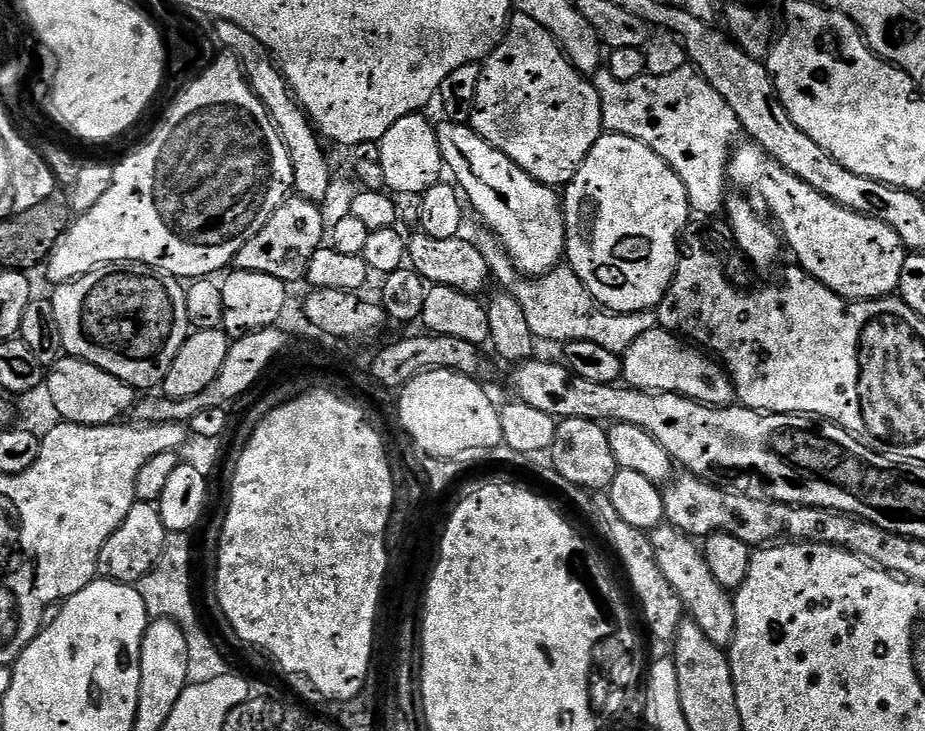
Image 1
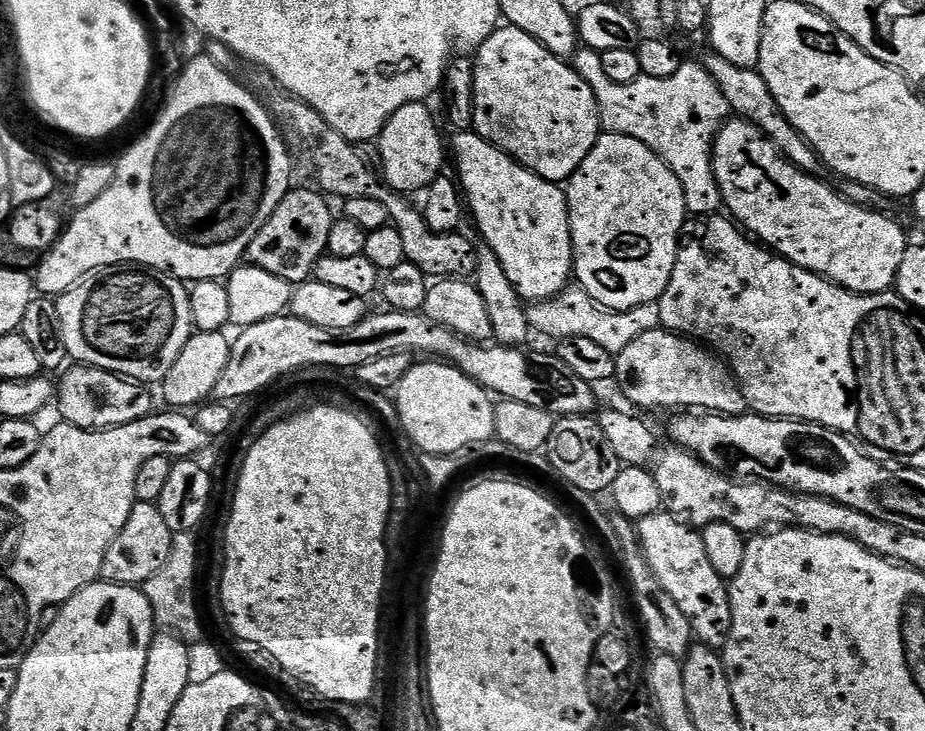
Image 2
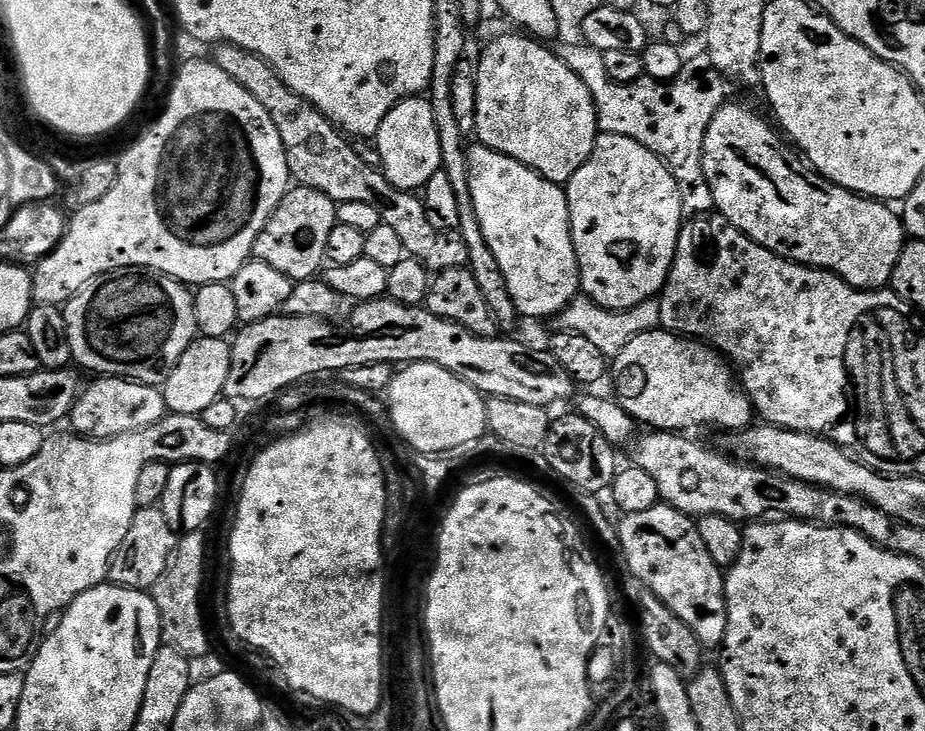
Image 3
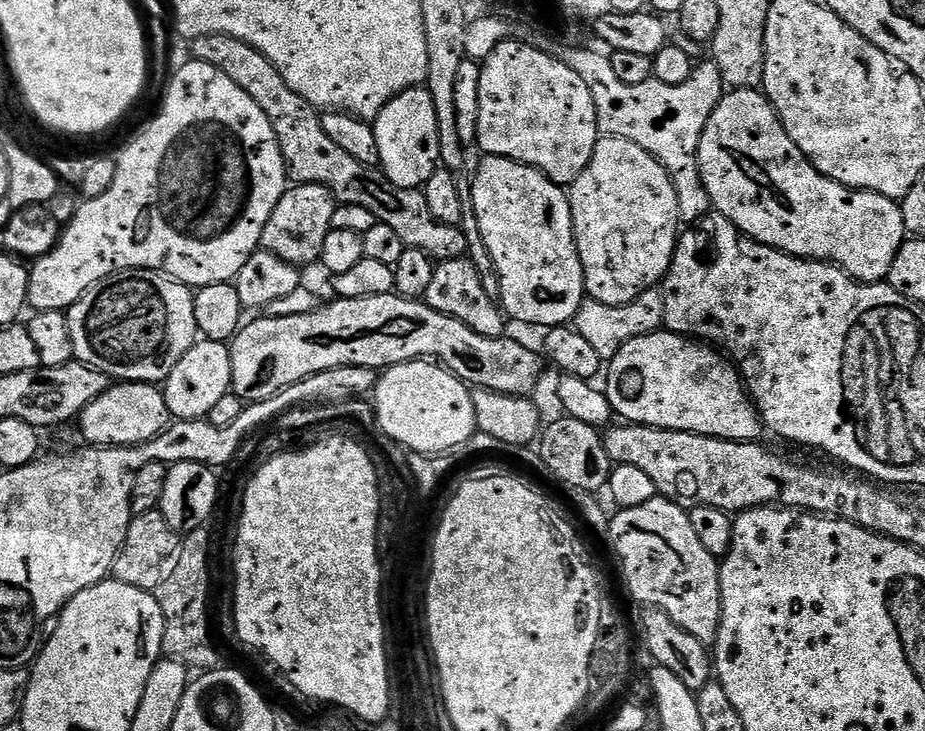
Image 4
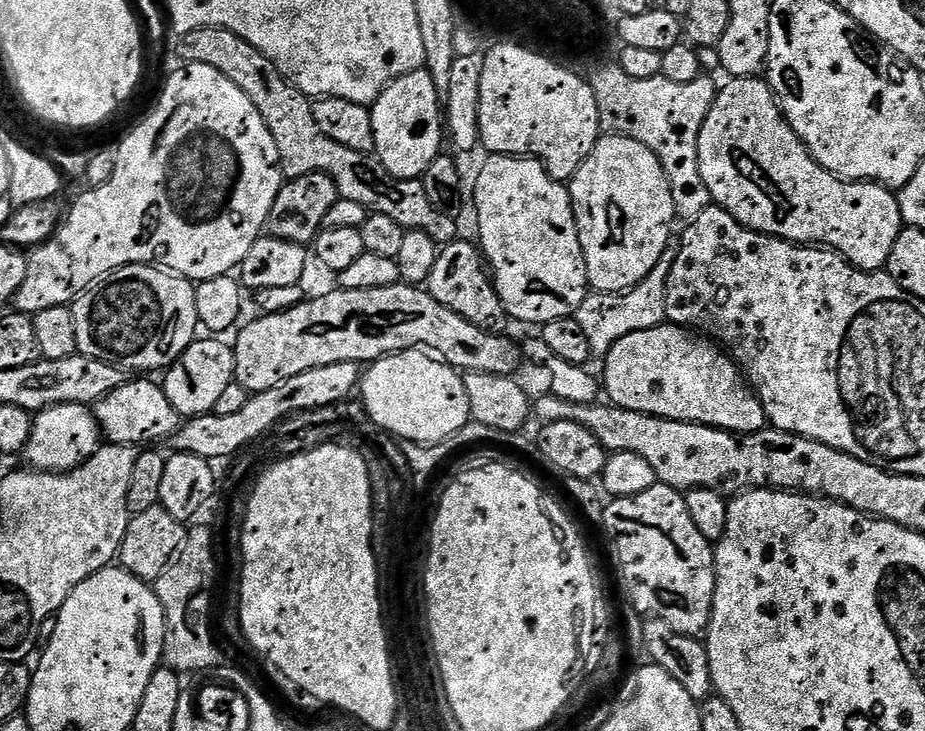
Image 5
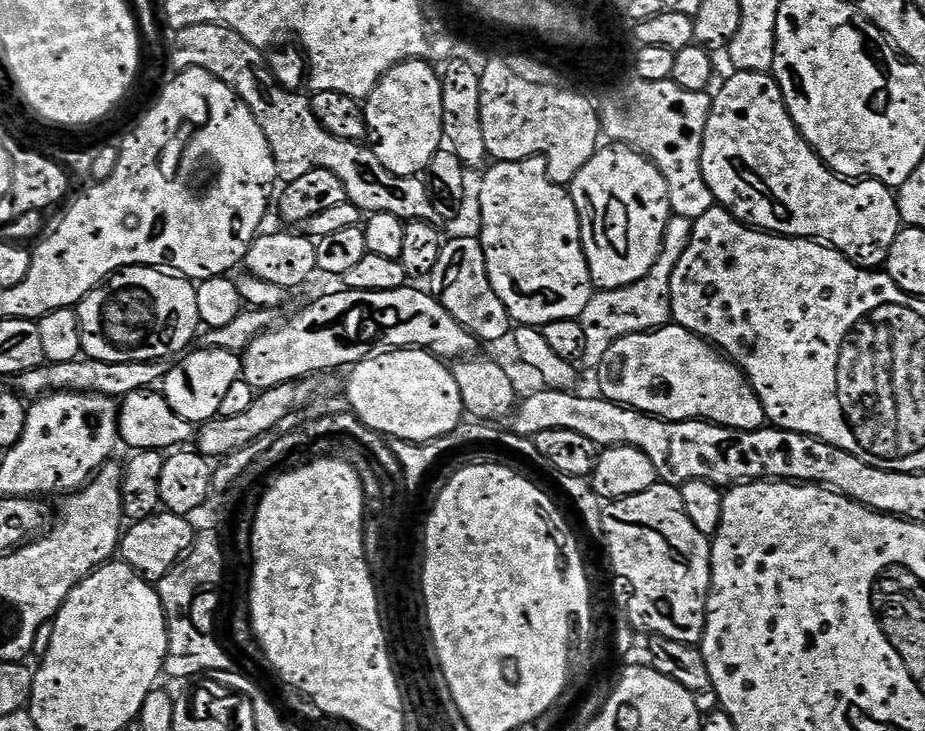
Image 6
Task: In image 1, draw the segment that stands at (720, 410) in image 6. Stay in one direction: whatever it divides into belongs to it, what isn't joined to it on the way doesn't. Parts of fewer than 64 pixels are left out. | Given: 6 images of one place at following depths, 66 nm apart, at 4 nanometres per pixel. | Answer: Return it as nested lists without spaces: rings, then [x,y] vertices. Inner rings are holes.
[[[657,326],[642,334],[634,346],[626,349],[622,359],[623,383],[640,392],[669,392],[675,396],[685,396],[688,400],[697,400],[699,404],[710,404],[713,408],[726,408],[737,403],[736,387],[723,367],[711,355],[685,342],[675,332]]]

